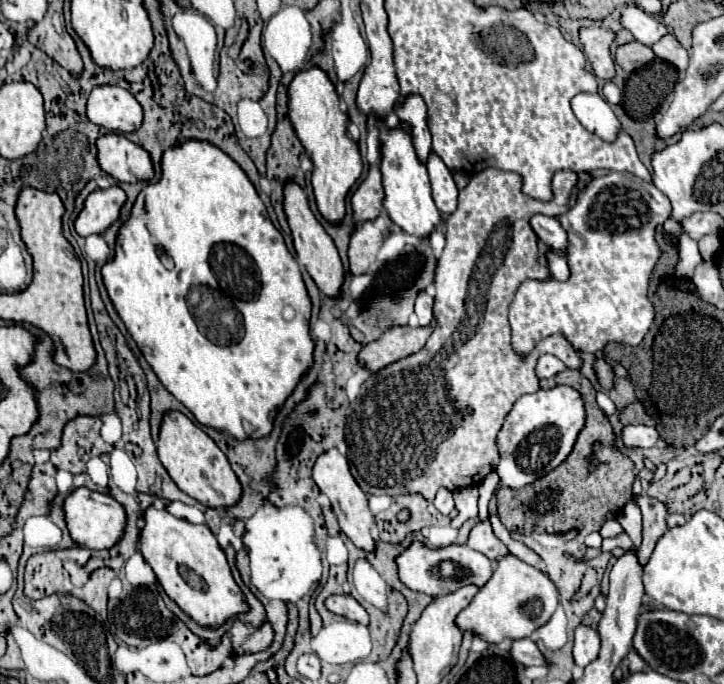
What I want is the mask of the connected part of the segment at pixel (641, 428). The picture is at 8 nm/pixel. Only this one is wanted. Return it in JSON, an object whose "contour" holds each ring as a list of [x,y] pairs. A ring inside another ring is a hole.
{"contour":[[[625,425],[619,439],[623,447],[653,447],[659,441],[659,433],[647,425]]]}

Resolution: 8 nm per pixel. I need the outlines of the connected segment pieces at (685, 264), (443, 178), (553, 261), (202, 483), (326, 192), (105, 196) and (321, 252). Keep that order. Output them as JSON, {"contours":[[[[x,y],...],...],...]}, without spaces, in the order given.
{"contours":[[[[683,235],[679,241],[679,261],[675,267],[675,275],[689,279],[699,261],[701,261],[701,255],[697,249],[697,241],[693,241],[689,235]]],[[[431,151],[427,159],[427,171],[429,171],[429,181],[431,181],[431,193],[433,201],[443,213],[453,213],[457,209],[457,185],[451,177],[451,171],[447,165],[441,161],[441,157]]],[[[547,251],[547,265],[549,265],[549,271],[555,279],[559,281],[565,281],[569,277],[569,267],[567,267],[567,261],[557,255],[555,251]]],[[[165,413],[157,439],[157,455],[171,479],[177,483],[177,487],[187,495],[195,497],[197,501],[209,507],[225,507],[239,501],[241,485],[233,469],[229,467],[227,457],[199,425],[195,425],[183,413]]],[[[311,67],[295,73],[293,81],[287,87],[287,97],[289,97],[291,125],[301,145],[305,147],[307,155],[313,161],[311,183],[313,183],[317,207],[327,221],[339,223],[345,215],[345,195],[359,179],[363,169],[357,143],[347,133],[349,115],[347,111],[341,109],[341,99],[337,95],[335,83],[321,67]]],[[[117,185],[109,189],[95,189],[87,195],[85,205],[75,219],[75,231],[81,237],[103,233],[119,217],[119,209],[123,203],[125,193]]],[[[287,181],[285,183],[285,189],[283,189],[283,209],[285,209],[285,215],[287,215],[289,227],[291,227],[291,237],[293,237],[293,245],[295,245],[299,261],[307,267],[309,275],[313,277],[313,281],[317,283],[321,293],[325,293],[329,297],[337,297],[339,287],[343,283],[343,265],[341,265],[339,253],[337,253],[337,249],[333,245],[333,239],[327,235],[327,231],[315,219],[303,187],[297,185],[295,181]]]]}

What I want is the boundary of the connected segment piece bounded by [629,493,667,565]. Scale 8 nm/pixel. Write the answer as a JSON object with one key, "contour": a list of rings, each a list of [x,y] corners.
{"contour":[[[647,493],[631,495],[635,505],[639,505],[643,513],[643,543],[639,547],[639,563],[645,565],[657,539],[667,531],[667,509],[663,501],[657,501],[655,497],[649,497]]]}

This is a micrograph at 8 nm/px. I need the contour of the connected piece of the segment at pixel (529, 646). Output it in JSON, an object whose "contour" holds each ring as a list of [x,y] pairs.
{"contour":[[[519,639],[519,641],[513,641],[511,649],[509,649],[513,661],[521,663],[521,665],[545,665],[537,645],[531,641],[531,639]]]}

